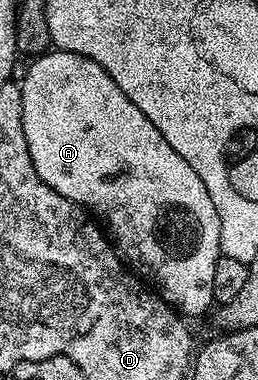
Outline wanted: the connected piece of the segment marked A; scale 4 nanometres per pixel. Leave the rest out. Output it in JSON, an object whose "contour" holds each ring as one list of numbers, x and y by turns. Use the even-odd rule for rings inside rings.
{"contour":[[47,51,35,56,31,61,34,62,31,63,26,78,21,78,20,84,22,87,24,135,28,139,28,151,32,155,36,175,40,175,40,179,44,179,44,183,48,183,48,187,52,187,52,191,64,195,64,199,85,207,95,218,100,219,101,224,108,230,112,244,118,250,122,260,143,278,151,277,154,280,153,288,171,309,187,318,198,317,201,313,208,312,210,305,215,304,212,295,212,275,216,271,222,244,220,243,220,215,216,215,216,207,212,207,212,199,208,195,208,190,204,188,204,183,200,183,200,175,196,175,196,171,192,171,192,167,188,167,188,163,184,163,184,159,180,155,176,155,176,151,170,146,168,139,164,139,164,135,160,135,160,131,156,131,156,127,148,119,148,115,144,115,144,111,140,111,140,107,136,107,136,103,132,103,128,99,128,95,124,95,124,91,120,91,120,87,116,87,112,75,108,75,108,71,104,71,104,67,100,67,100,63,96,63,84,55,61,51]]}

